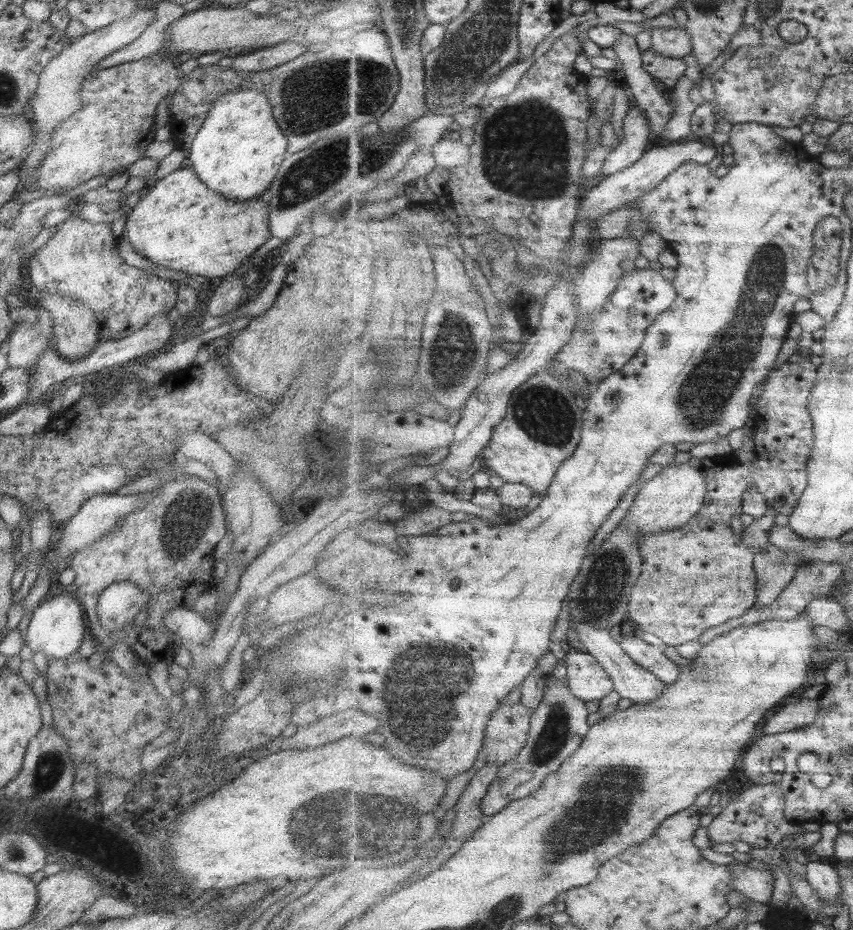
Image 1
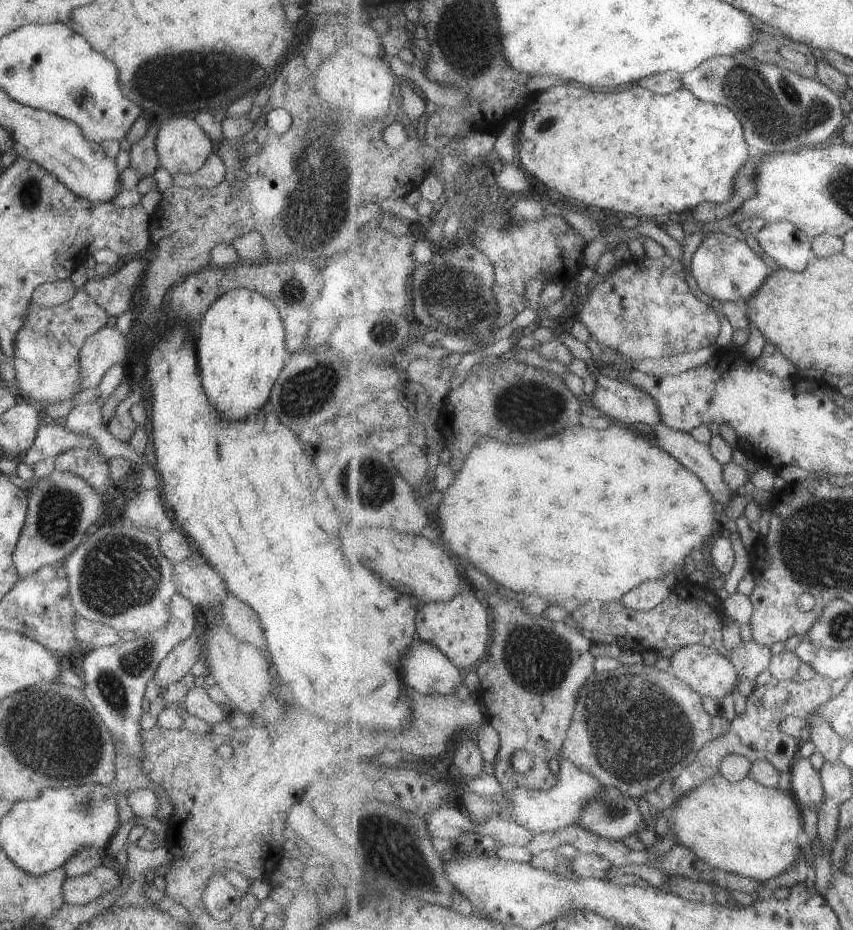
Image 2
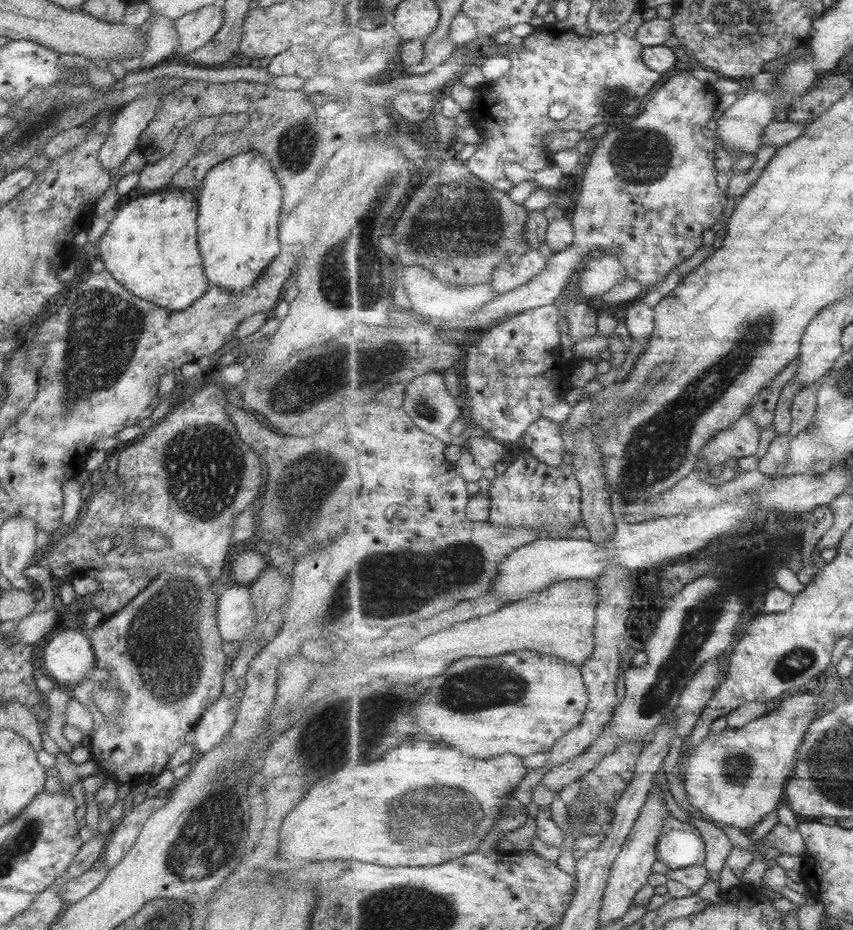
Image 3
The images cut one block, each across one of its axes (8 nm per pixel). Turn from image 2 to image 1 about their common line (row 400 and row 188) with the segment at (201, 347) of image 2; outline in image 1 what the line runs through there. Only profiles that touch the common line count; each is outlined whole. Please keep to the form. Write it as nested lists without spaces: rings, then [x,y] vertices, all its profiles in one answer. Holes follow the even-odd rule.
[[[260,89],[238,90],[214,100],[186,157],[210,190],[232,200],[246,200],[262,194],[272,184],[288,156],[287,149],[286,136],[274,118],[266,94]]]

